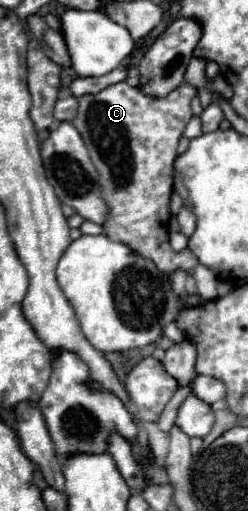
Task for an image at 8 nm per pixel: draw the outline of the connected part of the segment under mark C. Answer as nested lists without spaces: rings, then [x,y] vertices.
[[[189,83],[179,85],[163,99],[153,99],[143,95],[137,87],[107,87],[95,95],[79,97],[79,109],[73,119],[73,125],[79,129],[87,151],[93,159],[93,165],[99,171],[99,185],[103,187],[103,199],[111,209],[111,217],[105,223],[105,235],[113,241],[129,245],[139,255],[151,259],[159,271],[173,273],[175,269],[193,269],[197,257],[193,253],[175,253],[169,245],[169,197],[173,191],[173,161],[177,157],[177,143],[183,135],[187,121],[191,119],[191,99],[195,97],[195,87]]]

